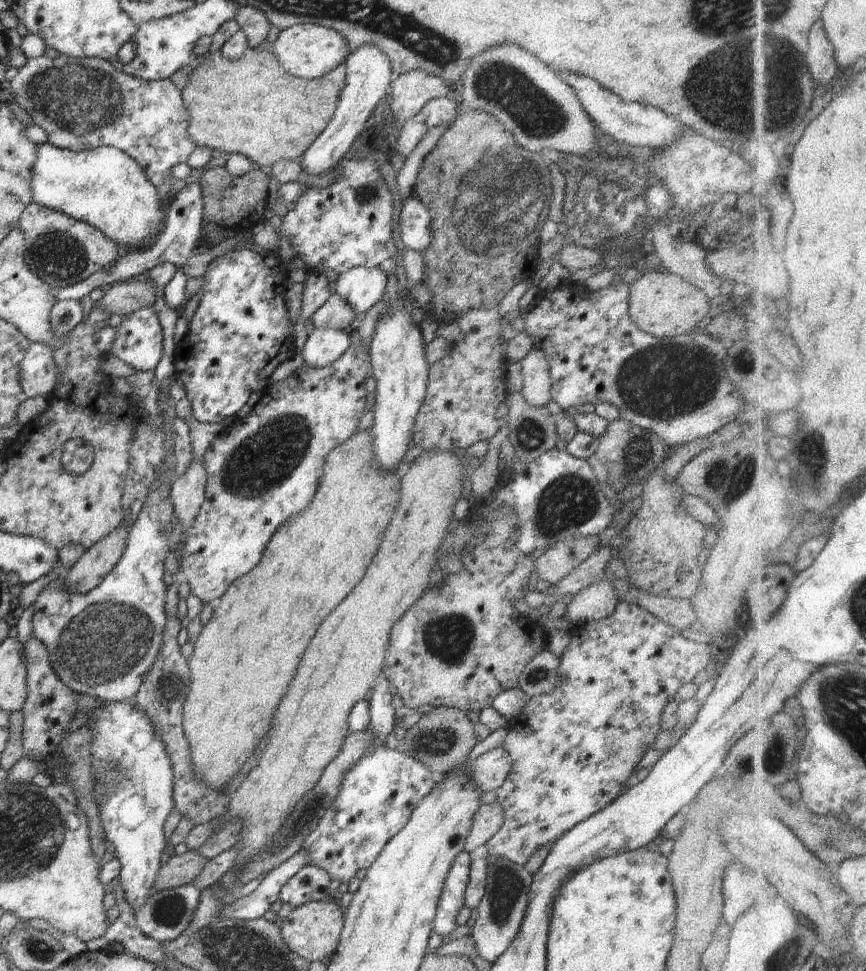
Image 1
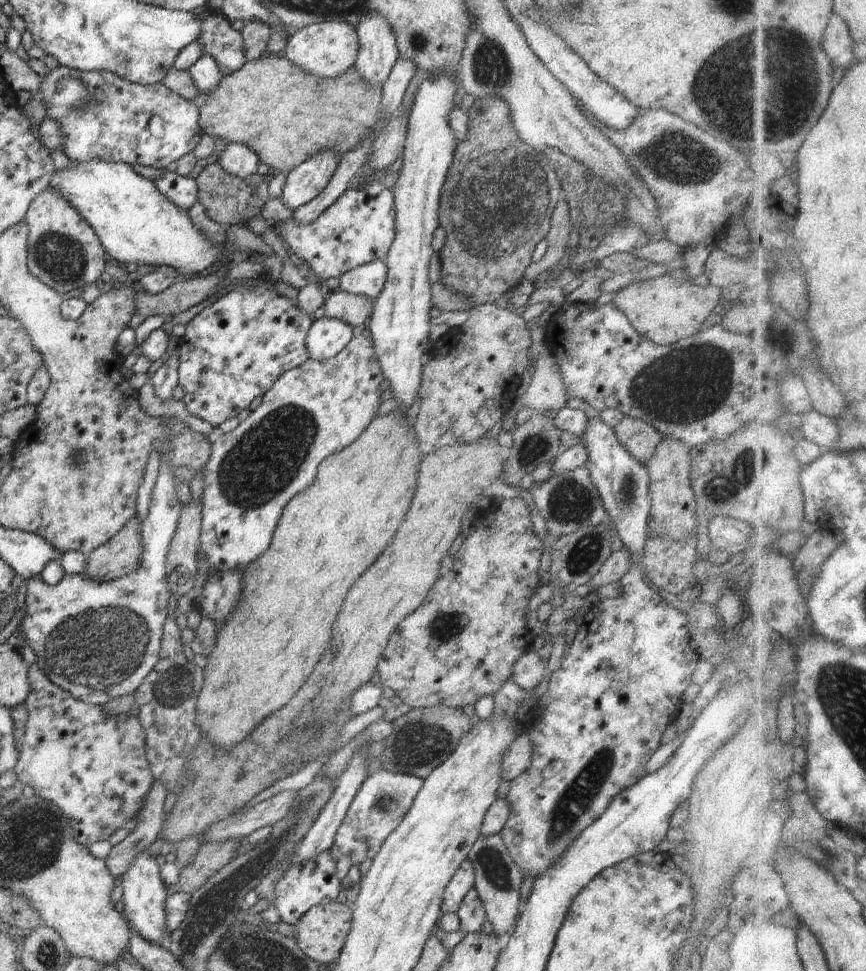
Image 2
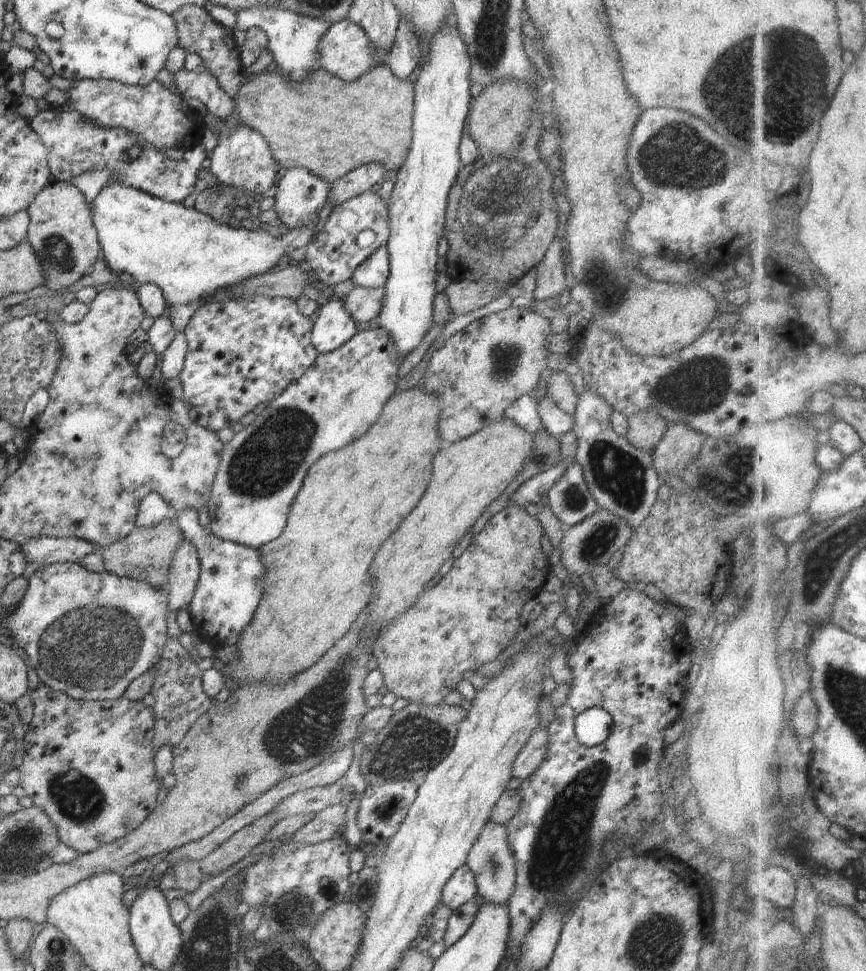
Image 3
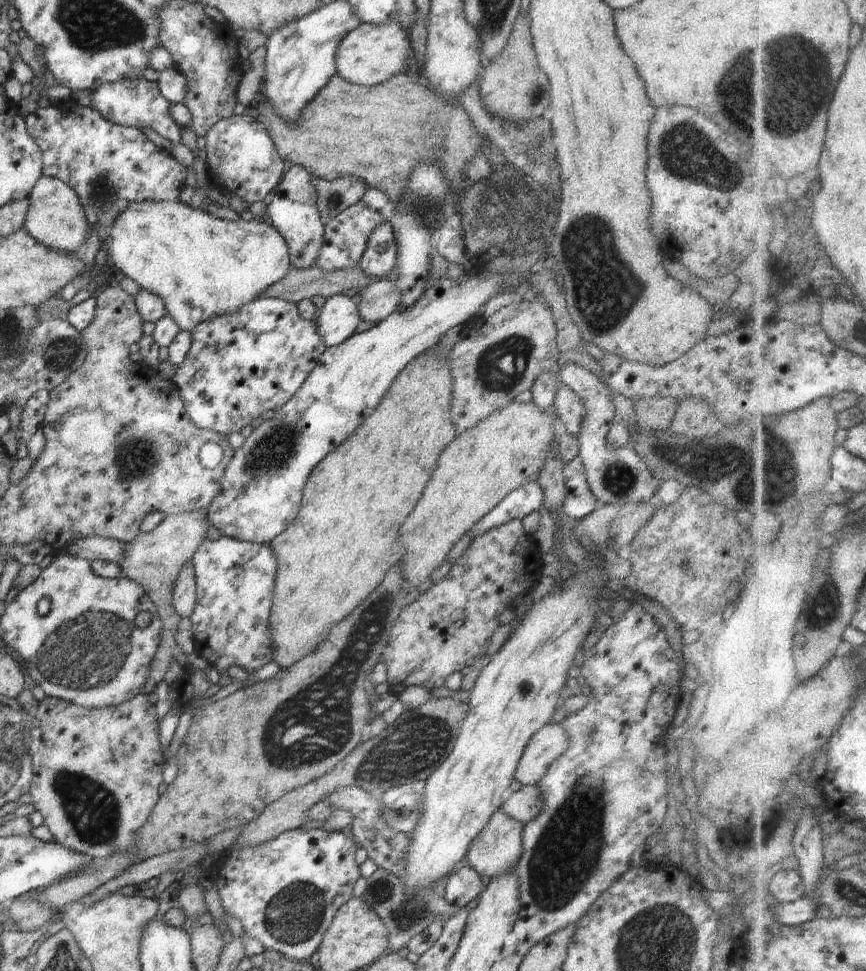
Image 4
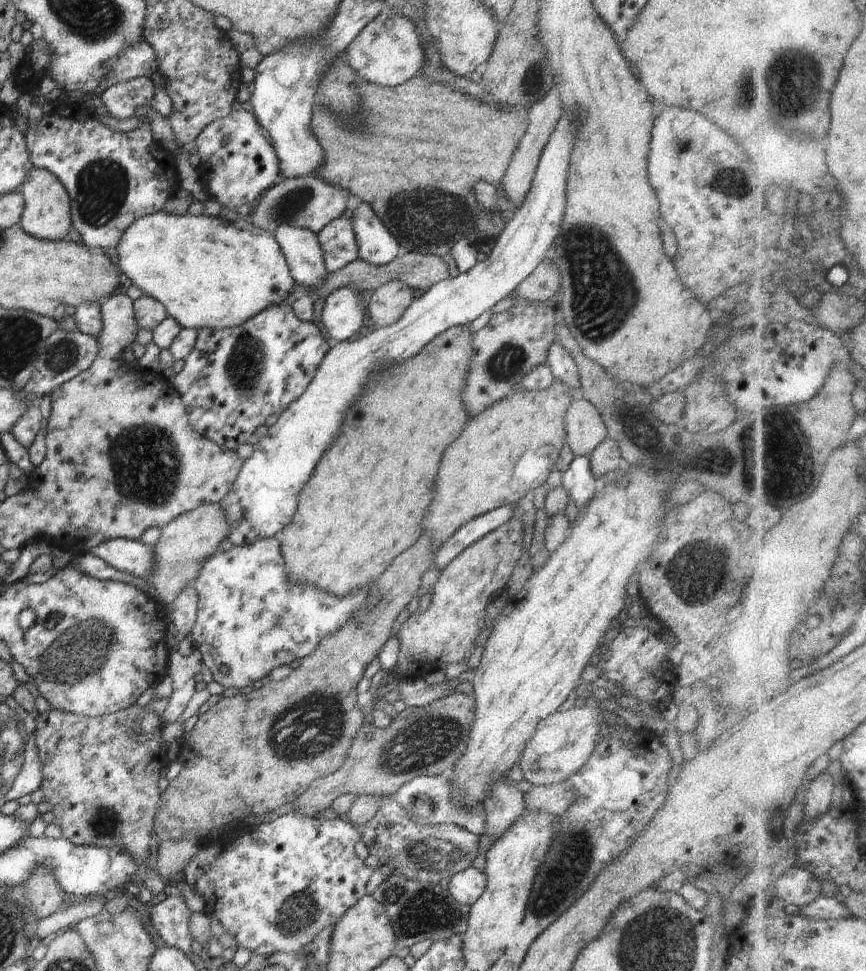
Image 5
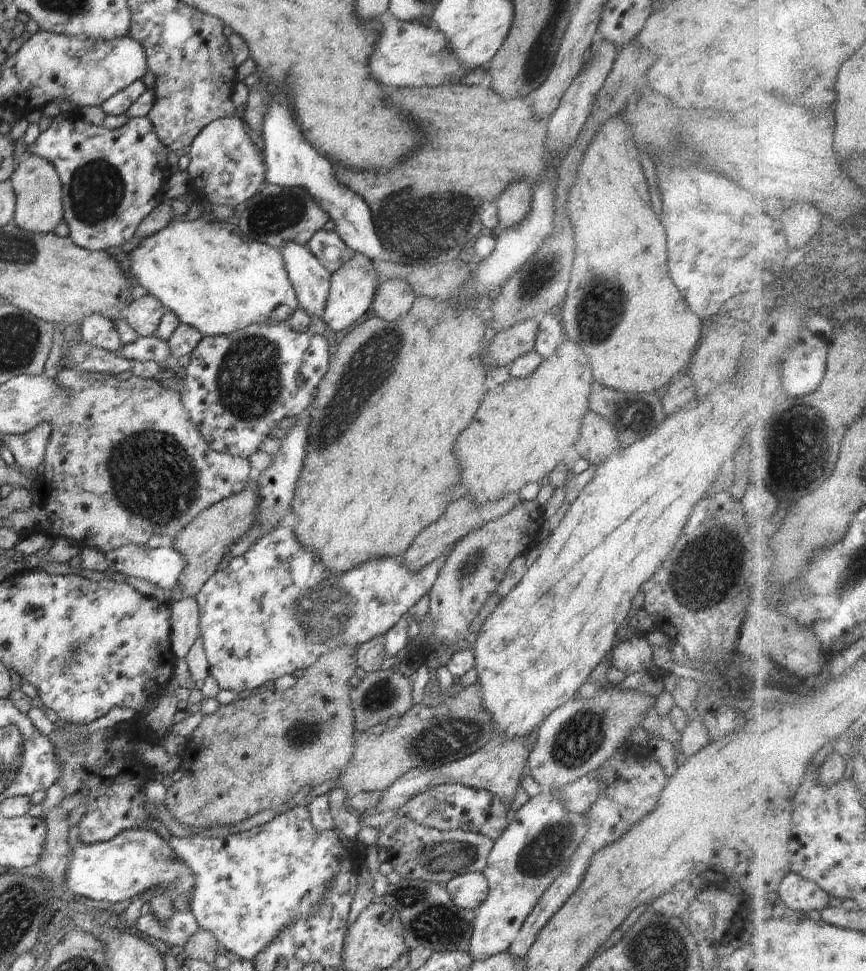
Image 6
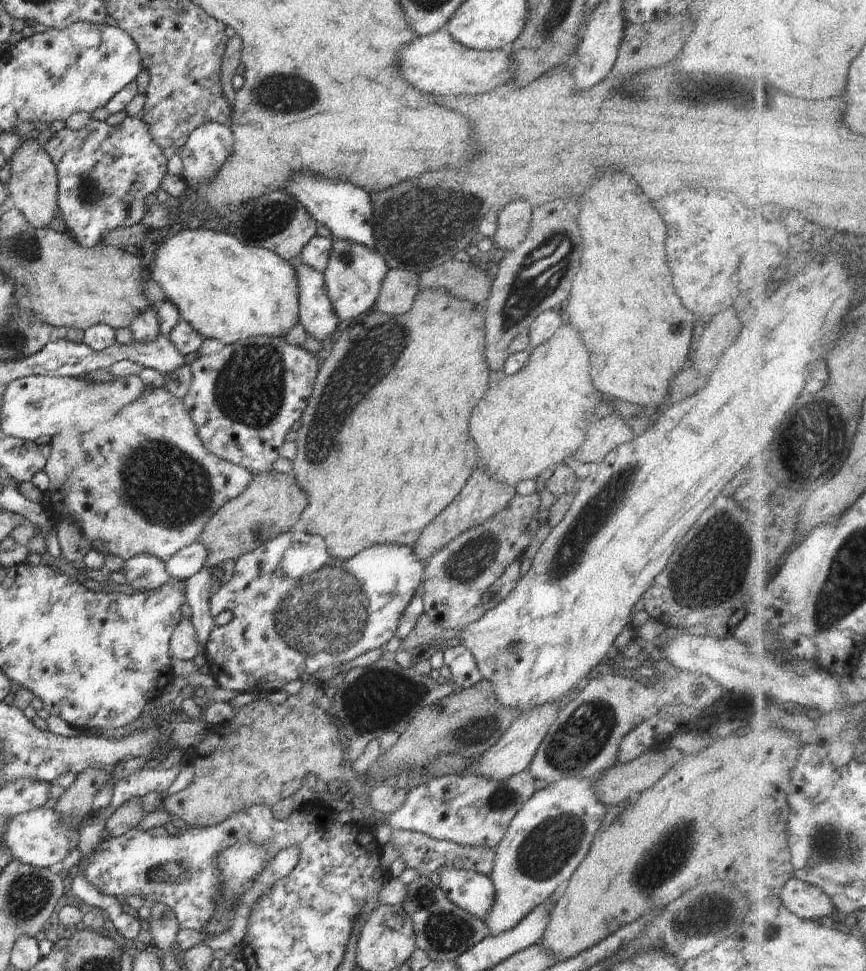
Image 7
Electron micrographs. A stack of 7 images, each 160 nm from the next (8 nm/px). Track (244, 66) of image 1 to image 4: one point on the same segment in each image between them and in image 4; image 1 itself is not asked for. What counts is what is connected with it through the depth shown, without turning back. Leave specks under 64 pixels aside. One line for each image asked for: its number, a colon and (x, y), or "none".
2: (286, 114)
3: (329, 127)
4: (379, 134)

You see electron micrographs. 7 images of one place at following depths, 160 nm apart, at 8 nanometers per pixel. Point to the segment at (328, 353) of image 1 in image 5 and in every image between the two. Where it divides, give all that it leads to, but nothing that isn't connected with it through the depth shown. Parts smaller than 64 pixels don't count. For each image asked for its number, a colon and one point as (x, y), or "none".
2: (327, 336)
3: (333, 326)
4: (339, 317)
5: (344, 312)

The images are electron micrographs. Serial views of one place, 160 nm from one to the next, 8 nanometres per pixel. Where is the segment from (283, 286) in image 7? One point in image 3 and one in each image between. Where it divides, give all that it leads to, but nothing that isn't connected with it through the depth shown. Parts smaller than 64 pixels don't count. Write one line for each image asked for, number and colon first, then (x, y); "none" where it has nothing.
3: (187, 254)
4: (201, 266)
5: (207, 273)
6: (213, 280)

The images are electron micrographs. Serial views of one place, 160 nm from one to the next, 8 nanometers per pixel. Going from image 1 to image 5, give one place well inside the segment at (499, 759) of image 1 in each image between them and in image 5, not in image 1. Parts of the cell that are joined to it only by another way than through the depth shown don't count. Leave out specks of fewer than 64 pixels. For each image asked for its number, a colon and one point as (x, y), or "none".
2: (517, 760)
3: (530, 757)
4: (548, 743)
5: (563, 741)

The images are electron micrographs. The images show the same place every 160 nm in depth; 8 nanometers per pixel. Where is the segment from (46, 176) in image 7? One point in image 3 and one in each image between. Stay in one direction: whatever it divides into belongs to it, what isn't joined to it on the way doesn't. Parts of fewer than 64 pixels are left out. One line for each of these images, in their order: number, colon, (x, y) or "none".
3: (61, 231)
4: (55, 217)
5: (47, 209)
6: (37, 186)

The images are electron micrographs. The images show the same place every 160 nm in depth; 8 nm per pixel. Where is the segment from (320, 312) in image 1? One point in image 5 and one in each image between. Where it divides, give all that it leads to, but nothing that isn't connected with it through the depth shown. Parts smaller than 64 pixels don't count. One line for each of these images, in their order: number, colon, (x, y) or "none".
2: (352, 309)
3: (363, 304)
4: (377, 301)
5: (388, 303)

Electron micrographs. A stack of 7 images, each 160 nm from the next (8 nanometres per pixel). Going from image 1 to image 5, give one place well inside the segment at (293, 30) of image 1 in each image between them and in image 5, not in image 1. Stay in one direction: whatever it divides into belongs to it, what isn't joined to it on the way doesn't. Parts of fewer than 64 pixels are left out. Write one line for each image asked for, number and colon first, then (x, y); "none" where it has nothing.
2: (328, 49)
3: (345, 50)
4: (369, 55)
5: (388, 52)

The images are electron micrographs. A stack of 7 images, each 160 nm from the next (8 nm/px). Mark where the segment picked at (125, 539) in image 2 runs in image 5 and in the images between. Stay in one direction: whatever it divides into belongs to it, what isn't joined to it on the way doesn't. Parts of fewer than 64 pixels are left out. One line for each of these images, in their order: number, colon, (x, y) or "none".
3: (146, 553)
4: (153, 560)
5: (185, 544)

